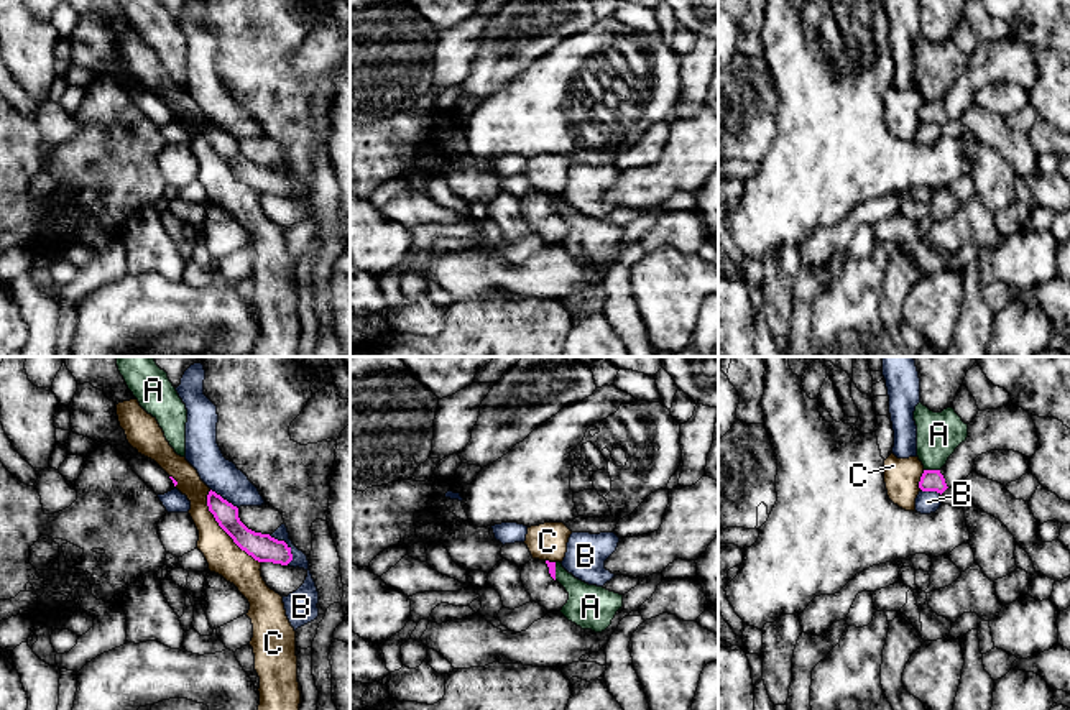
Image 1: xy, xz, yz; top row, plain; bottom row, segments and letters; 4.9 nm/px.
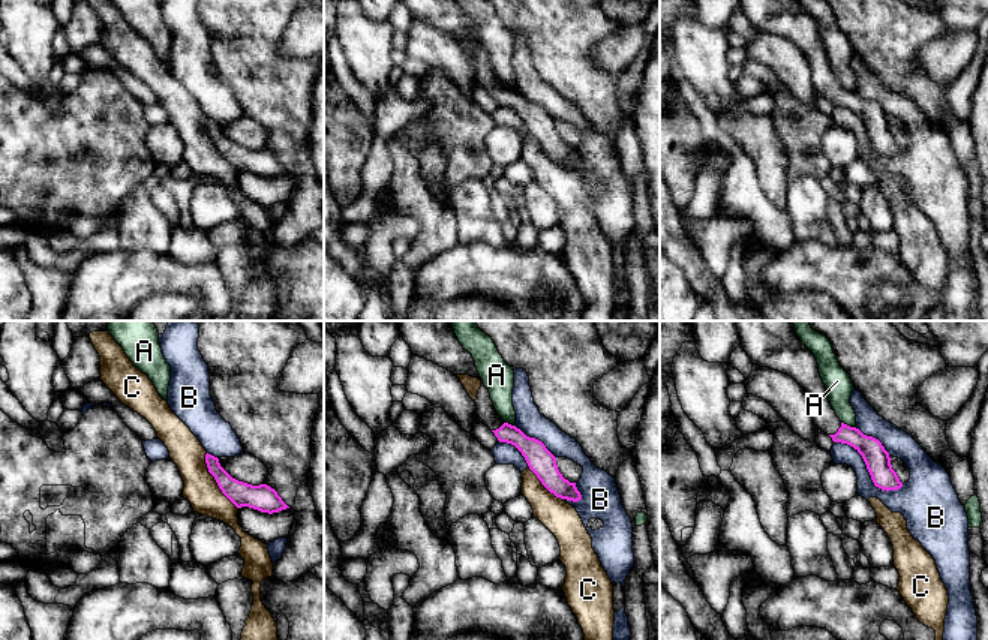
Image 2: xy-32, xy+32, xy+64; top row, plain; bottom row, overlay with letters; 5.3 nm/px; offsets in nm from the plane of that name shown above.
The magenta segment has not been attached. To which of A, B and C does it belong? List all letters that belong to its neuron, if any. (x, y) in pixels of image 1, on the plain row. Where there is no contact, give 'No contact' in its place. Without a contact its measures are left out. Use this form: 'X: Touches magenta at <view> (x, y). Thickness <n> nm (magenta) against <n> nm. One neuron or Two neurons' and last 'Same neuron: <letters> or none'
A: Touches magenta at yz (932, 102). Thickness 110 nm (magenta) against 220 nm. Two neurons
B: Touches magenta at xy (286, 178). Thickness 140 nm (magenta) against 100 nm. Two neurons
C: Touches magenta at xy (222, 160). Thickness 140 nm (magenta) against 170 nm. Two neurons
Same neuron: none

